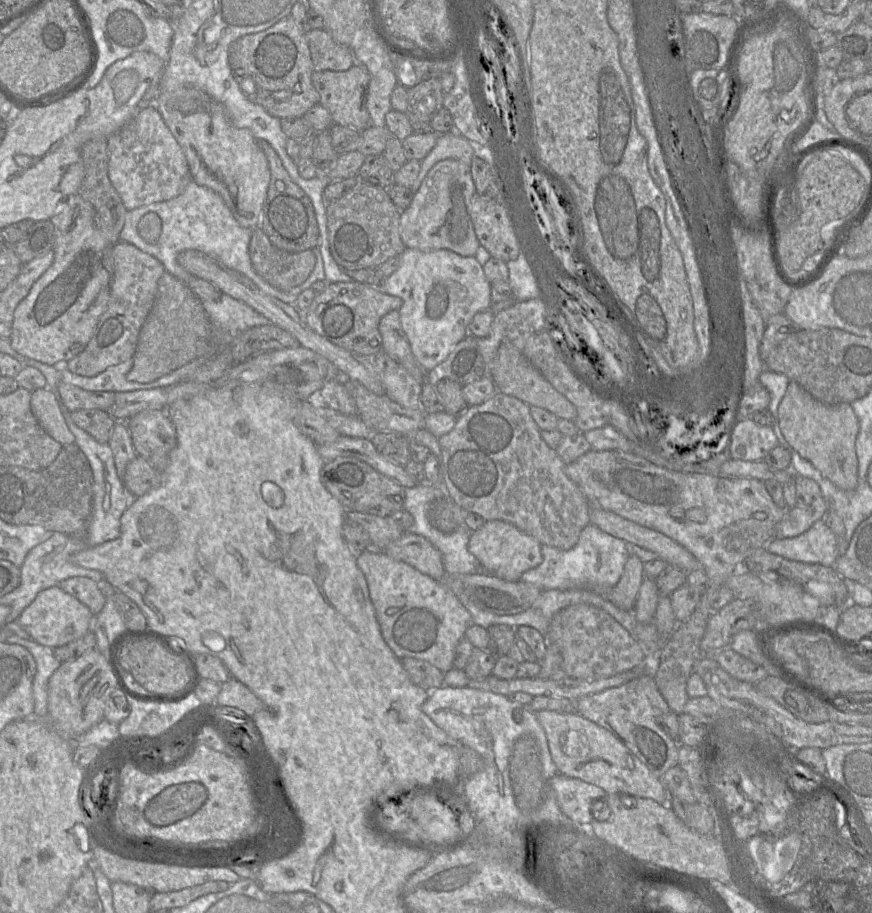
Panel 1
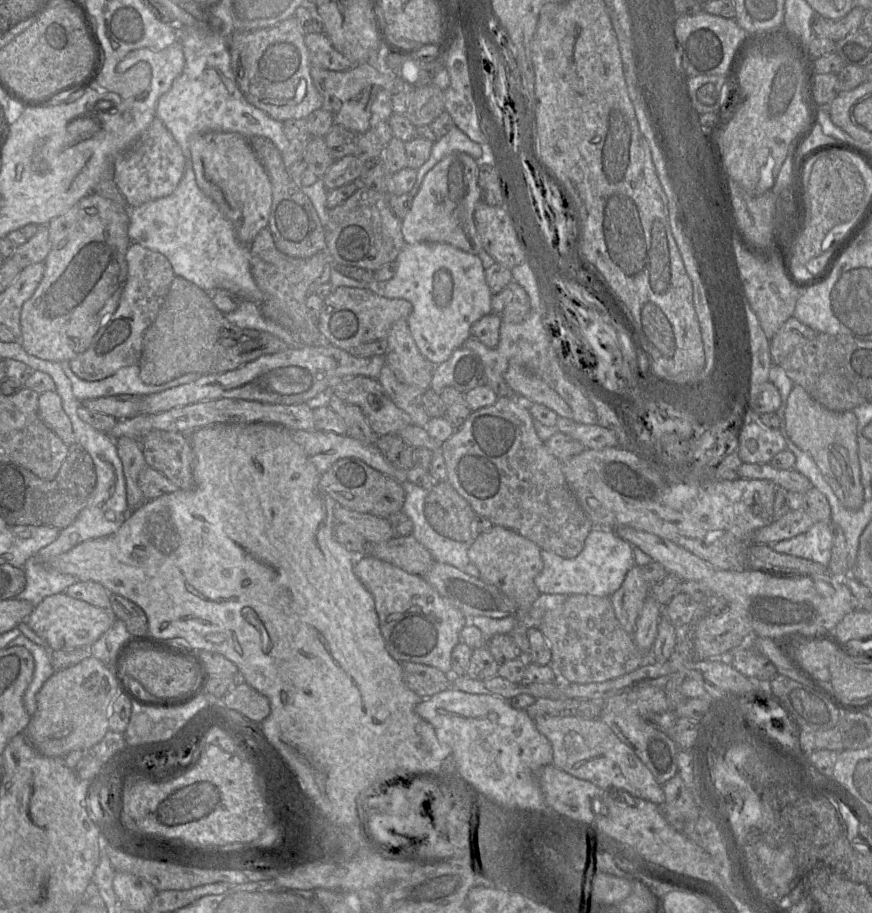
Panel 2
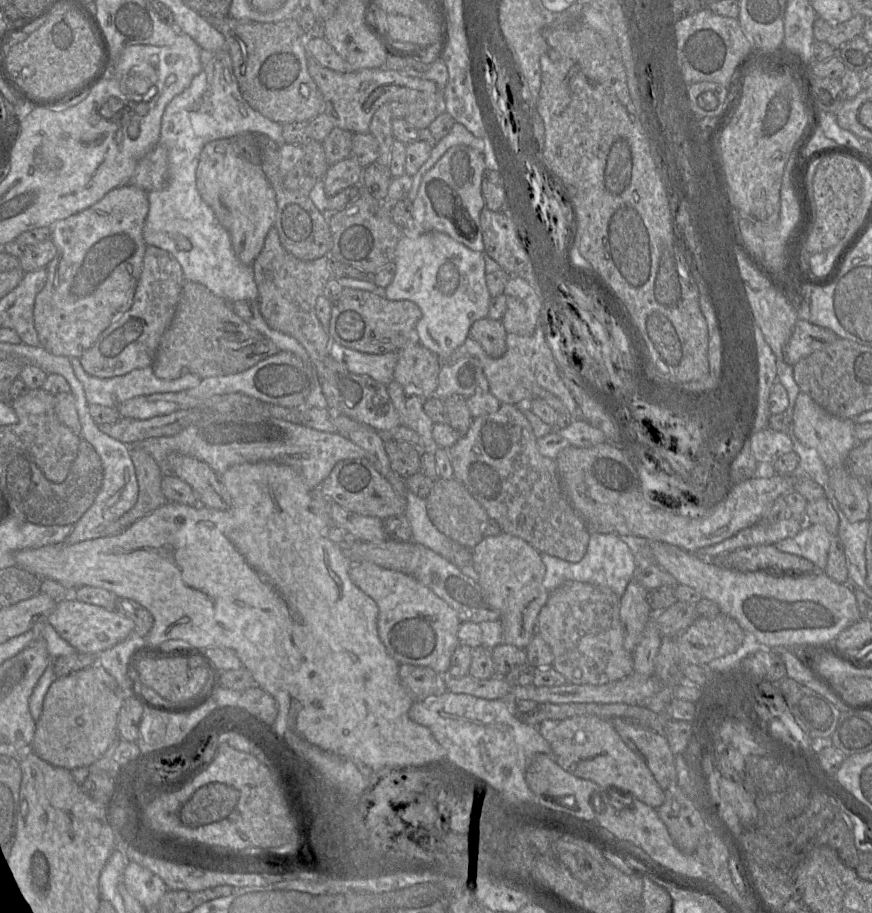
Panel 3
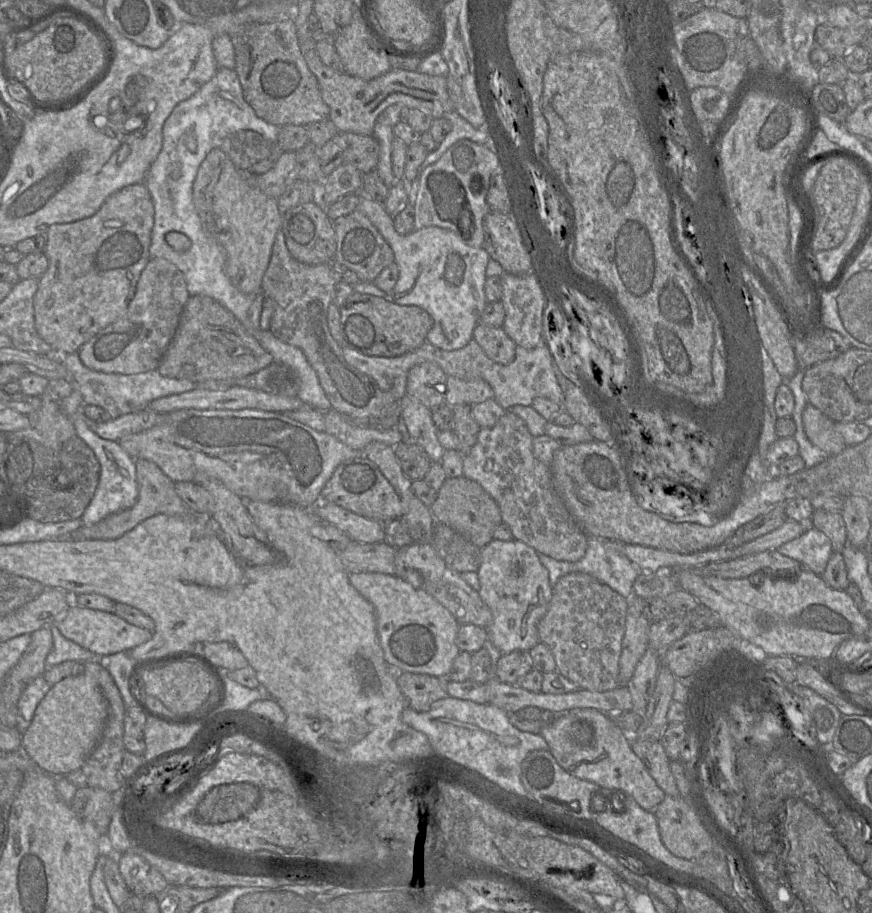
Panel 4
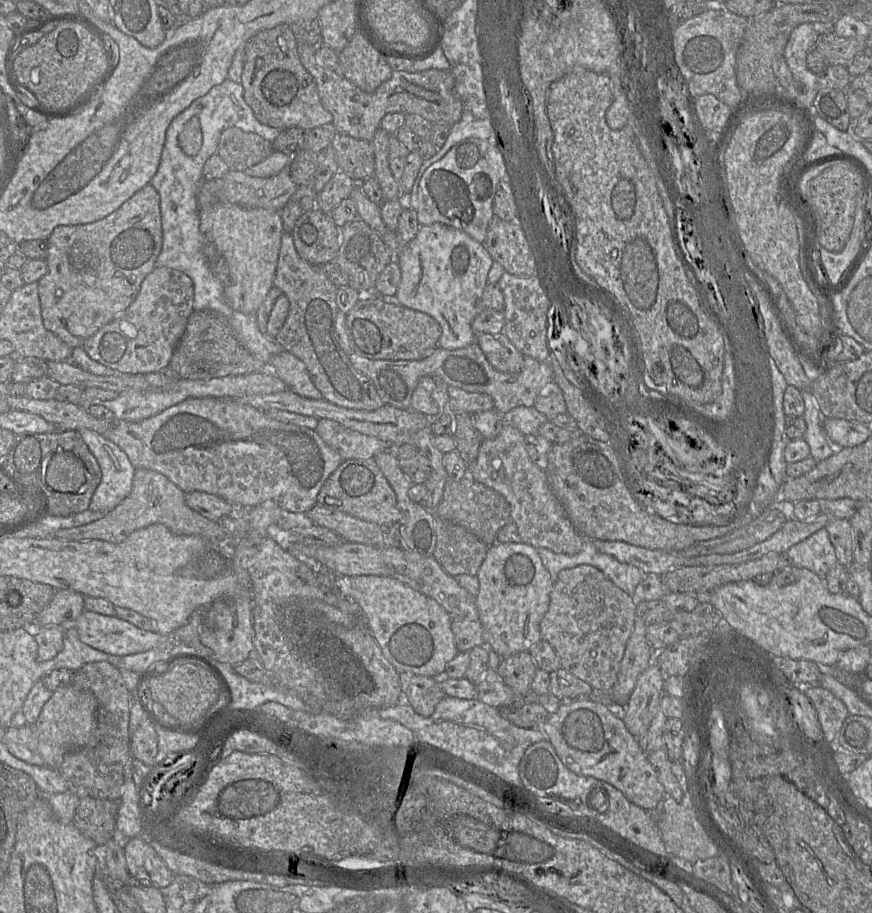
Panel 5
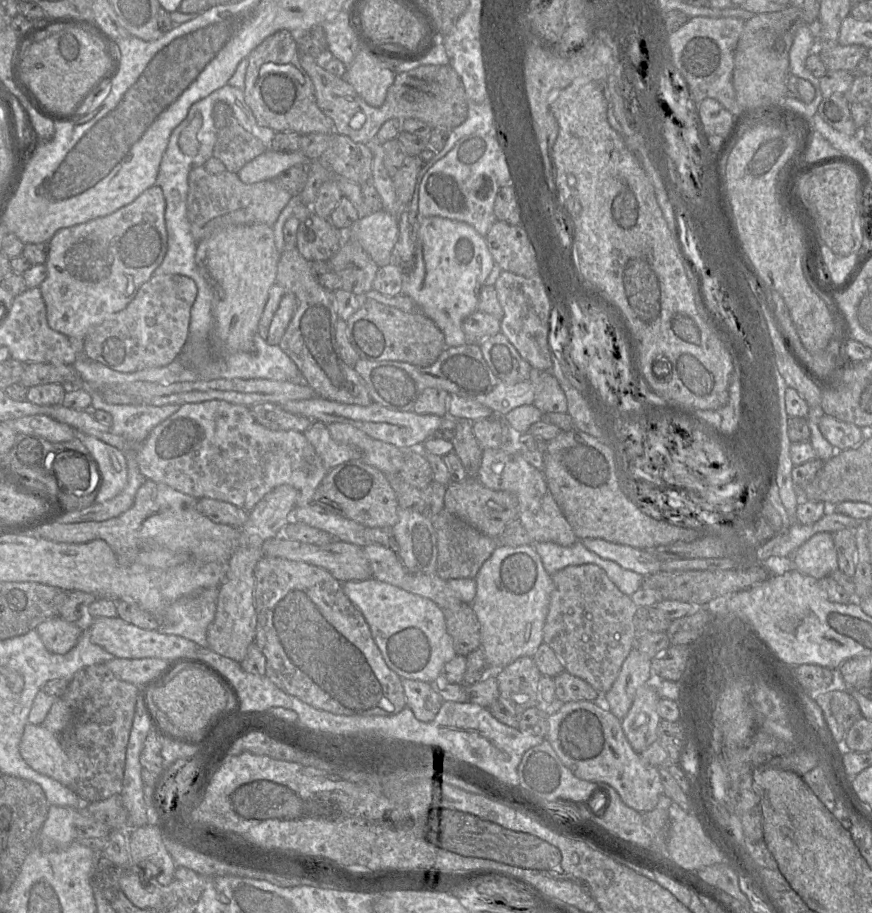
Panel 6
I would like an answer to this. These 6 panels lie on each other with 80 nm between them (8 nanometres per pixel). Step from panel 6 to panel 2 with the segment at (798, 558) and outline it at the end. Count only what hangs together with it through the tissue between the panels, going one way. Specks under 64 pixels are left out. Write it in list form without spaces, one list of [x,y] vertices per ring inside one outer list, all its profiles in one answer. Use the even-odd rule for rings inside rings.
[[[816,522],[808,531],[778,541],[771,547],[778,553],[812,560],[828,567],[832,549],[832,535],[828,524],[828,522]]]

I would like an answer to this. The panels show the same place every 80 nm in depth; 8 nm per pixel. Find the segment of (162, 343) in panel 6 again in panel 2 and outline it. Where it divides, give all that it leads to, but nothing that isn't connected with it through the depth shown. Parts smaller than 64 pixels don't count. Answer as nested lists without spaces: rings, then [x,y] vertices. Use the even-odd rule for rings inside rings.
[[[136,243],[129,246],[126,261],[128,276],[115,312],[103,318],[89,347],[69,361],[73,372],[82,379],[102,380],[120,368],[138,364],[144,334],[156,319],[176,276],[164,255]]]

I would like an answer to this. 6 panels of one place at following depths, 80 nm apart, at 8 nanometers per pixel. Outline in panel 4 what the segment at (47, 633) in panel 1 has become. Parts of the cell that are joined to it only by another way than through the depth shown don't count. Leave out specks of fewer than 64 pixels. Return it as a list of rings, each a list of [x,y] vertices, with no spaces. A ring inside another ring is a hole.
[[[71,604],[65,615],[53,625],[67,639],[100,656],[129,651],[149,639],[153,633],[132,625],[113,612],[105,612]]]

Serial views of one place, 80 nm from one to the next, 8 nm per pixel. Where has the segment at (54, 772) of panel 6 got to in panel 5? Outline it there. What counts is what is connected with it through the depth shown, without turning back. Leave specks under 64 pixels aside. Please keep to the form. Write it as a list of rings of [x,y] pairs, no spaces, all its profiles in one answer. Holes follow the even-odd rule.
[[[33,725],[9,727],[3,736],[3,743],[16,758],[36,766],[45,766]]]

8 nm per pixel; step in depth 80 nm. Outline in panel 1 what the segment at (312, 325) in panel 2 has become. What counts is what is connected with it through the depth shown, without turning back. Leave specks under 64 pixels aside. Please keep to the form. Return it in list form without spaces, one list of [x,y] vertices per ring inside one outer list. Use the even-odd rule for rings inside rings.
[[[259,228],[253,229],[249,254],[255,272],[282,291],[288,291],[306,281],[316,263],[312,250],[299,253],[282,251]]]

